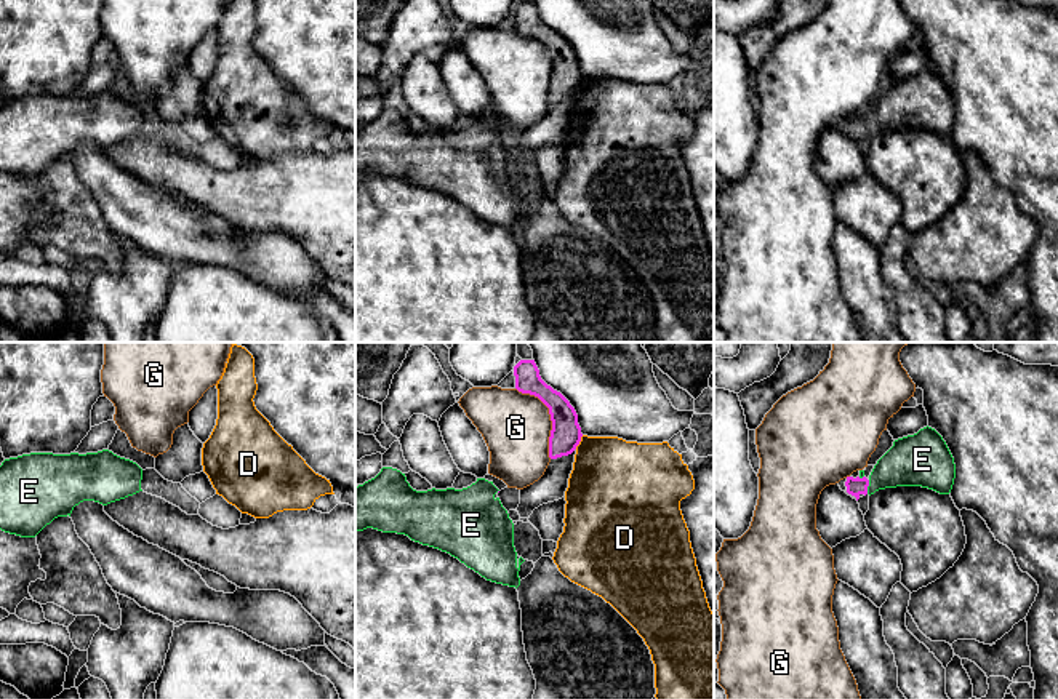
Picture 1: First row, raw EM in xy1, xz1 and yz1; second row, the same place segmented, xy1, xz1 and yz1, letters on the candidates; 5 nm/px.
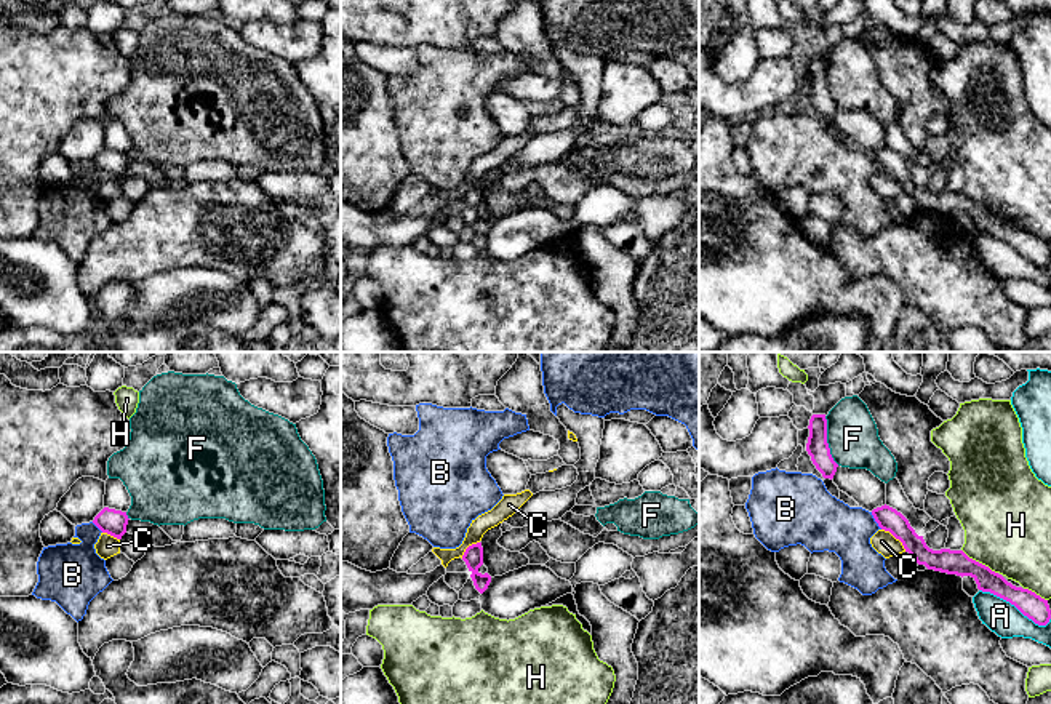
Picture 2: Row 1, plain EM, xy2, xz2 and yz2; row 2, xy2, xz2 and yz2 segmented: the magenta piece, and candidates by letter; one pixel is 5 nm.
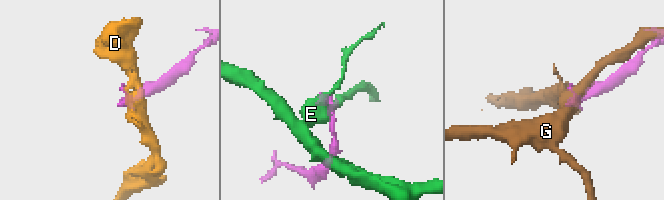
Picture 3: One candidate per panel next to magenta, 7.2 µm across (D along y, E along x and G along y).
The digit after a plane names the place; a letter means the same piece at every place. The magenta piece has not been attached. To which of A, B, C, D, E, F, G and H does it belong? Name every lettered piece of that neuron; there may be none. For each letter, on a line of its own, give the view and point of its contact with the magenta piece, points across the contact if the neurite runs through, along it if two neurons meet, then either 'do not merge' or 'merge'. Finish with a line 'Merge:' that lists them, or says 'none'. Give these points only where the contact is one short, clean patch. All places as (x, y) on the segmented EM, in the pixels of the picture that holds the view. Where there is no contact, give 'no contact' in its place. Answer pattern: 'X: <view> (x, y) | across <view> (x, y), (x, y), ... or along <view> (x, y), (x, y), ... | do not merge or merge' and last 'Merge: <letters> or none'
A: yz2 (1015, 605) | do not merge
B: yz2 (875, 520) | along yz2 (871, 512), (882, 528) | do not merge
C: yz2 (896, 538) | along yz2 (882, 528), (888, 530), (906, 551) | do not merge
D: xz1 (580, 440) | do not merge
E: yz1 (868, 485) | across yz1 (855, 487), (868, 485), (911, 461) | merge
F: yz2 (826, 440) | do not merge
G: xz1 (551, 418) | do not merge
H: yz2 (978, 562) | do not merge
Merge: E

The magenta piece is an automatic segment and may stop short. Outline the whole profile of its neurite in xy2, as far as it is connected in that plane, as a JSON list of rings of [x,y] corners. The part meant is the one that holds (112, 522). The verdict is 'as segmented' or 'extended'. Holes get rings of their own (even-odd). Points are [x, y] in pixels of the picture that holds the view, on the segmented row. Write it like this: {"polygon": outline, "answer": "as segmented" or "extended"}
{"polygon": [[[104,507],[93,520],[93,523],[102,531],[117,539],[126,533],[128,525],[126,512]]], "answer": "as segmented"}

